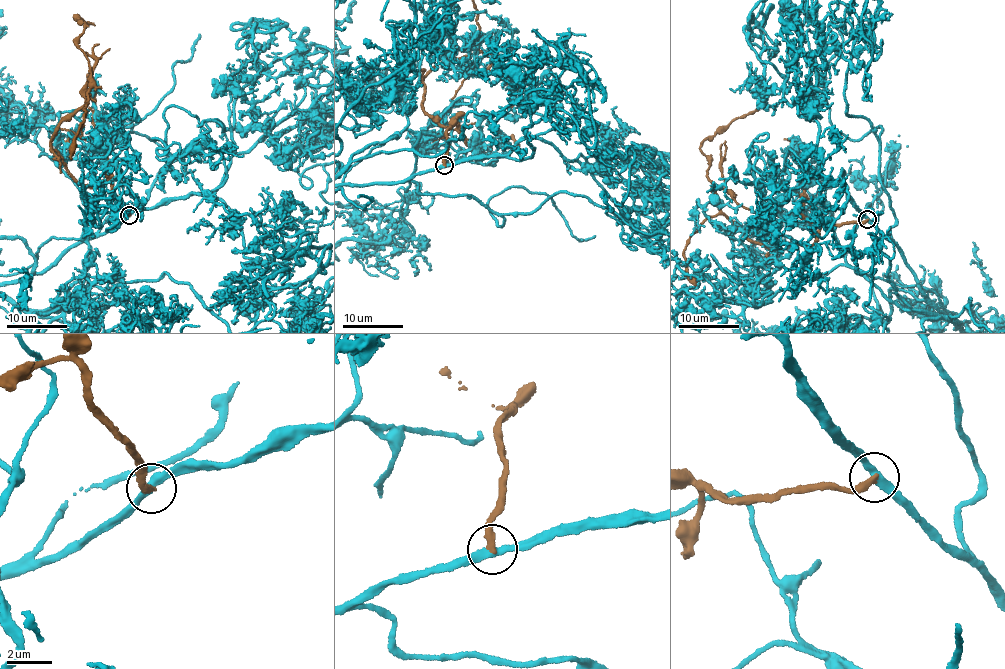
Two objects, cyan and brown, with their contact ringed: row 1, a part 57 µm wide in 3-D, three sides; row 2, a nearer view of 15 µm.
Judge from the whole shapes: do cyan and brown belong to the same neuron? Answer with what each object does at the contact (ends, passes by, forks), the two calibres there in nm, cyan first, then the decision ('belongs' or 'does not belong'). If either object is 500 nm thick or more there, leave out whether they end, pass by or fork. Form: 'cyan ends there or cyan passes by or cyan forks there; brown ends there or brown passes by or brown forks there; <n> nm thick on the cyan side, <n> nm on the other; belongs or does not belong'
cyan passes by; brown ends there; 320 nm thick on the cyan side, 320 nm on the other; does not belong

